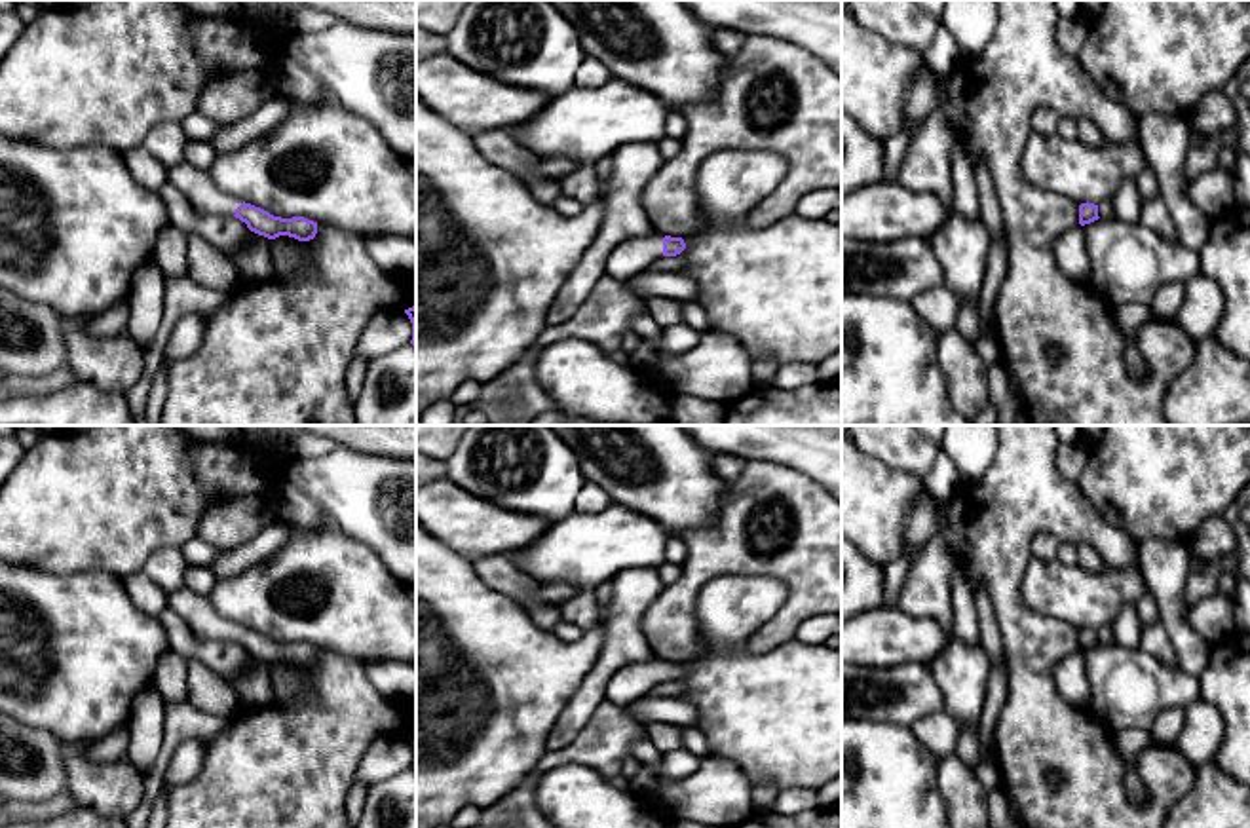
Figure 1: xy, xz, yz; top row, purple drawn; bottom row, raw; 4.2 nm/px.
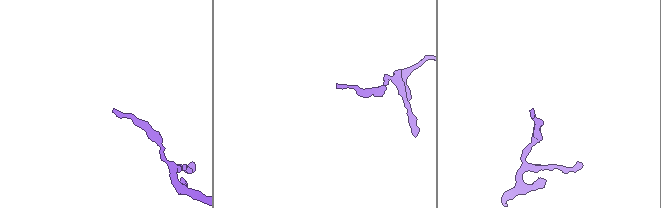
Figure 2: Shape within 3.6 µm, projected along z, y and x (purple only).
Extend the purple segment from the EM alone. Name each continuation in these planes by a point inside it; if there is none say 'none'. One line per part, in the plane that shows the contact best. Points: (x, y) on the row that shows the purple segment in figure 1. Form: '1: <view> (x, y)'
1: xz (631, 257)

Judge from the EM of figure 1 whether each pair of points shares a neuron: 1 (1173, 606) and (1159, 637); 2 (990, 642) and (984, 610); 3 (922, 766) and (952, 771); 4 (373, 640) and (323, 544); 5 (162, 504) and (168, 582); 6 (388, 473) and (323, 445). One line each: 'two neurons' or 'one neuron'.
1: two neurons
2: one neuron
3: two neurons
4: one neuron
5: two neurons
6: two neurons

